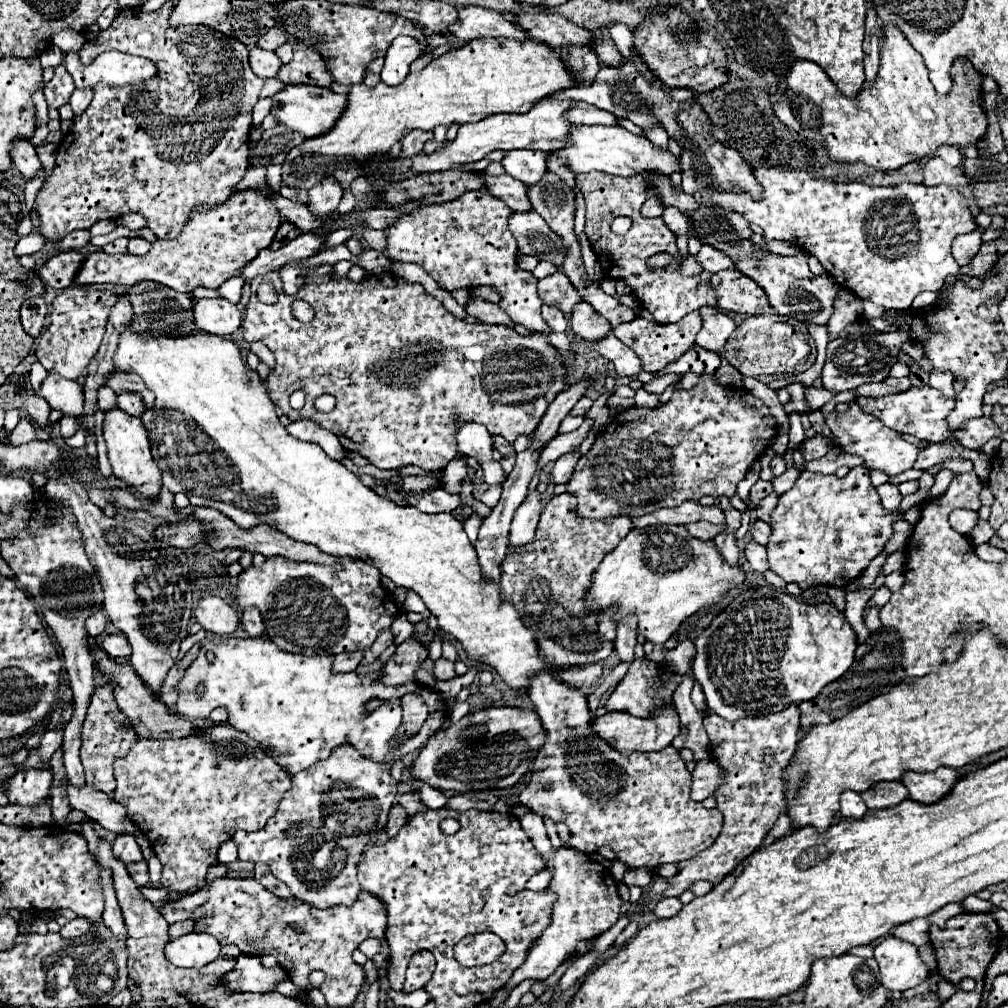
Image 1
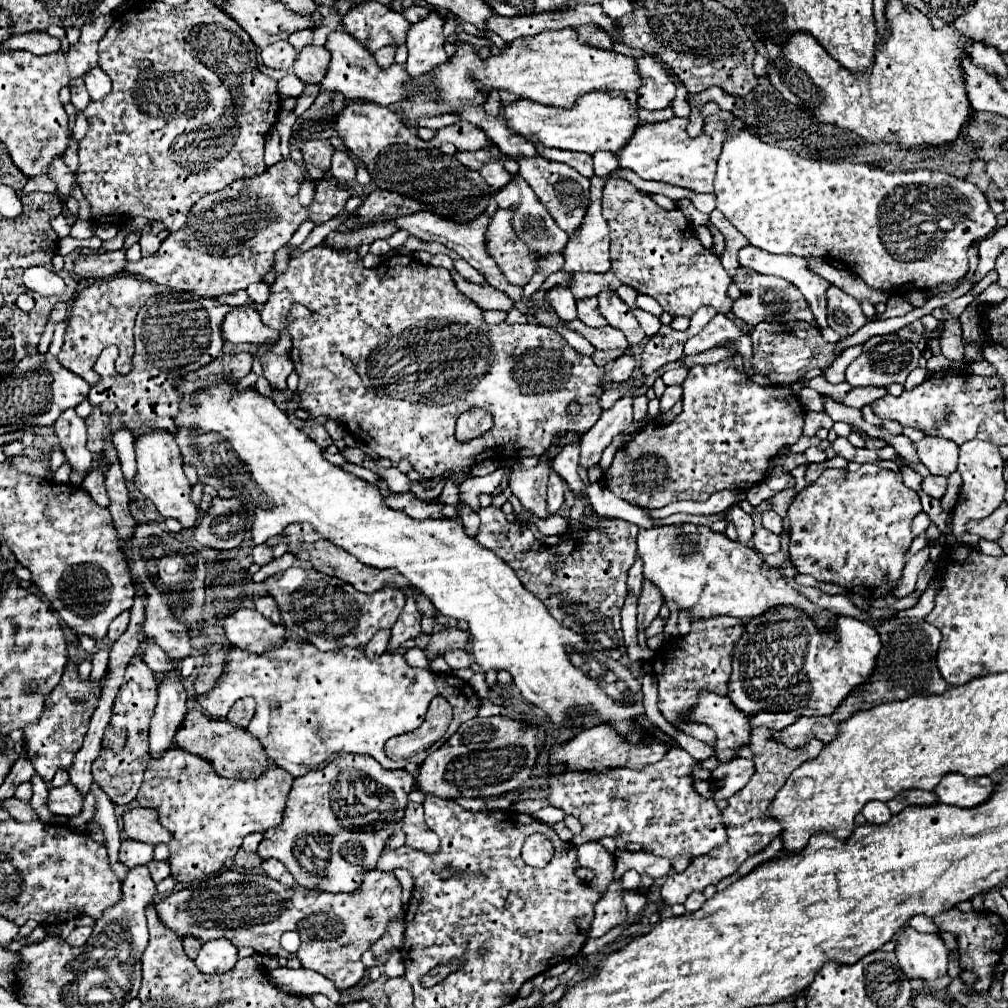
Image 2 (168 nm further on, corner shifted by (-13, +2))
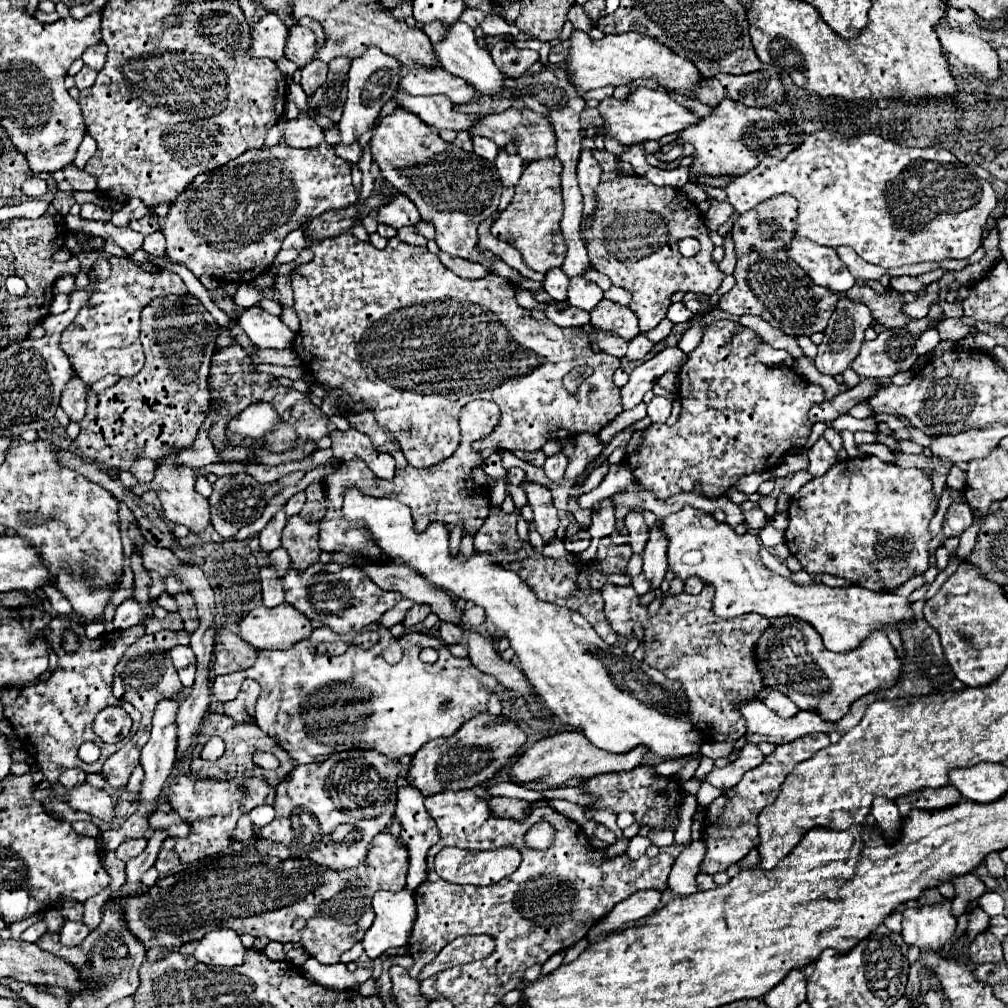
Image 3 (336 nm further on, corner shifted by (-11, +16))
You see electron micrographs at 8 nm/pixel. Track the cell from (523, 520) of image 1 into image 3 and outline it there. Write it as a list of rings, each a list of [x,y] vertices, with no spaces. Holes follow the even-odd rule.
[[[558,452],[556,456],[550,456],[550,458],[546,458],[544,472],[546,472],[546,476],[548,476],[552,482],[556,482],[556,480],[560,480],[560,478],[564,476],[566,464],[568,464],[568,458],[566,458],[566,454],[564,454],[564,452]]]

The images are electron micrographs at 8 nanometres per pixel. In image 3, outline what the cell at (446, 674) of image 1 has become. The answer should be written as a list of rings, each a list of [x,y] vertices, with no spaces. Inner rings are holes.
[[[440,622],[440,638],[450,646],[450,644],[460,644],[462,638],[464,638],[464,632],[452,624],[452,622]]]

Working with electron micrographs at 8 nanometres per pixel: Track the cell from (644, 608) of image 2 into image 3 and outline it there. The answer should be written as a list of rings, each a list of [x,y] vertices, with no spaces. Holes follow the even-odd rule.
[[[656,520],[654,526],[650,528],[650,540],[642,552],[644,574],[656,588],[660,586],[660,582],[664,580],[664,574],[668,570],[666,550],[668,550],[668,540],[664,540],[664,532],[660,532],[660,520]]]

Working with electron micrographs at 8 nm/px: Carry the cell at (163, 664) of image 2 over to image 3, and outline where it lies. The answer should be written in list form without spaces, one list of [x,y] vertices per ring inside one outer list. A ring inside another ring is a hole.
[[[176,646],[176,648],[172,648],[170,652],[168,652],[168,656],[172,658],[172,662],[174,662],[174,666],[180,670],[180,668],[186,668],[186,666],[190,666],[190,664],[196,664],[196,656],[194,656],[194,652],[192,652],[192,648],[190,646]]]

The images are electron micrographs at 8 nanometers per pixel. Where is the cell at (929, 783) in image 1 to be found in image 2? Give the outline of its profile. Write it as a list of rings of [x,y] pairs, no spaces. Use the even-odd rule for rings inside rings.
[[[946,774],[946,778],[942,778],[942,782],[934,788],[934,794],[938,796],[938,802],[972,808],[982,804],[992,790],[994,782],[988,776],[968,778],[964,774]]]

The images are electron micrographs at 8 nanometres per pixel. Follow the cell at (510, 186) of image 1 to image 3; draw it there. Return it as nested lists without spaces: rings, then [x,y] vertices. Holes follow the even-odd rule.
[[[472,134],[472,144],[474,144],[474,152],[476,152],[480,158],[484,158],[484,160],[494,162],[494,158],[498,156],[498,148],[496,148],[496,144],[494,144],[492,140],[484,138],[484,136],[476,136],[476,134]]]

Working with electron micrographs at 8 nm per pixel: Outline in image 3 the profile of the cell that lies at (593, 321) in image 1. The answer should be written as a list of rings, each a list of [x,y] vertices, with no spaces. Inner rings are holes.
[[[574,276],[574,278],[570,278],[568,302],[570,302],[572,306],[590,312],[602,298],[604,298],[604,292],[602,292],[594,282],[586,280],[584,276]]]

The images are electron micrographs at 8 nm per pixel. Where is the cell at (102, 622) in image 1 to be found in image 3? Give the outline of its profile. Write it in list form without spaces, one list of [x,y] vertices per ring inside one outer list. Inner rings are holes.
[[[128,598],[124,600],[118,610],[116,610],[116,616],[112,620],[114,628],[128,628],[128,626],[134,626],[134,624],[142,624],[142,620],[146,620],[148,616],[152,616],[152,608],[148,606],[140,606],[134,598]]]

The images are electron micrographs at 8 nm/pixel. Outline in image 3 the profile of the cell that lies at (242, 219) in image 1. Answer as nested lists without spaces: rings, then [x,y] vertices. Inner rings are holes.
[[[278,144],[252,148],[212,172],[202,172],[172,202],[162,224],[166,258],[184,264],[198,278],[210,274],[220,282],[254,282],[274,260],[288,232],[308,224],[326,210],[340,210],[358,202],[358,192],[350,178],[350,166],[350,162],[336,156],[334,146],[330,144],[320,144],[316,148],[288,148]]]

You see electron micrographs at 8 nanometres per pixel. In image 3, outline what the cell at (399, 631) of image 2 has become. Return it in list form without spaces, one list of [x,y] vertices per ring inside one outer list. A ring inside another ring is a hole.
[[[416,604],[412,610],[408,610],[406,620],[404,620],[404,626],[406,628],[412,628],[412,626],[420,624],[428,614],[430,614],[430,608],[426,604]]]

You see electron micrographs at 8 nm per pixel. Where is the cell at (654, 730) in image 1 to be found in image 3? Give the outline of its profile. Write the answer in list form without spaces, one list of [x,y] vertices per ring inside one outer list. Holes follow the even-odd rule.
[[[562,732],[556,736],[542,738],[530,748],[526,748],[524,754],[510,768],[510,782],[516,784],[542,782],[548,784],[550,788],[558,788],[562,784],[568,784],[570,780],[590,780],[600,774],[628,772],[640,764],[644,754],[646,754],[644,746],[638,746],[626,754],[610,754],[596,748],[582,732]]]

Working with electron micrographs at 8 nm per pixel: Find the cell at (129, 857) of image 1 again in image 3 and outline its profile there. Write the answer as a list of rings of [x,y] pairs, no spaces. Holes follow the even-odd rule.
[[[146,838],[126,840],[126,842],[116,850],[116,856],[118,856],[122,862],[128,862],[130,858],[136,858],[140,852],[144,852],[144,848],[146,848]]]

